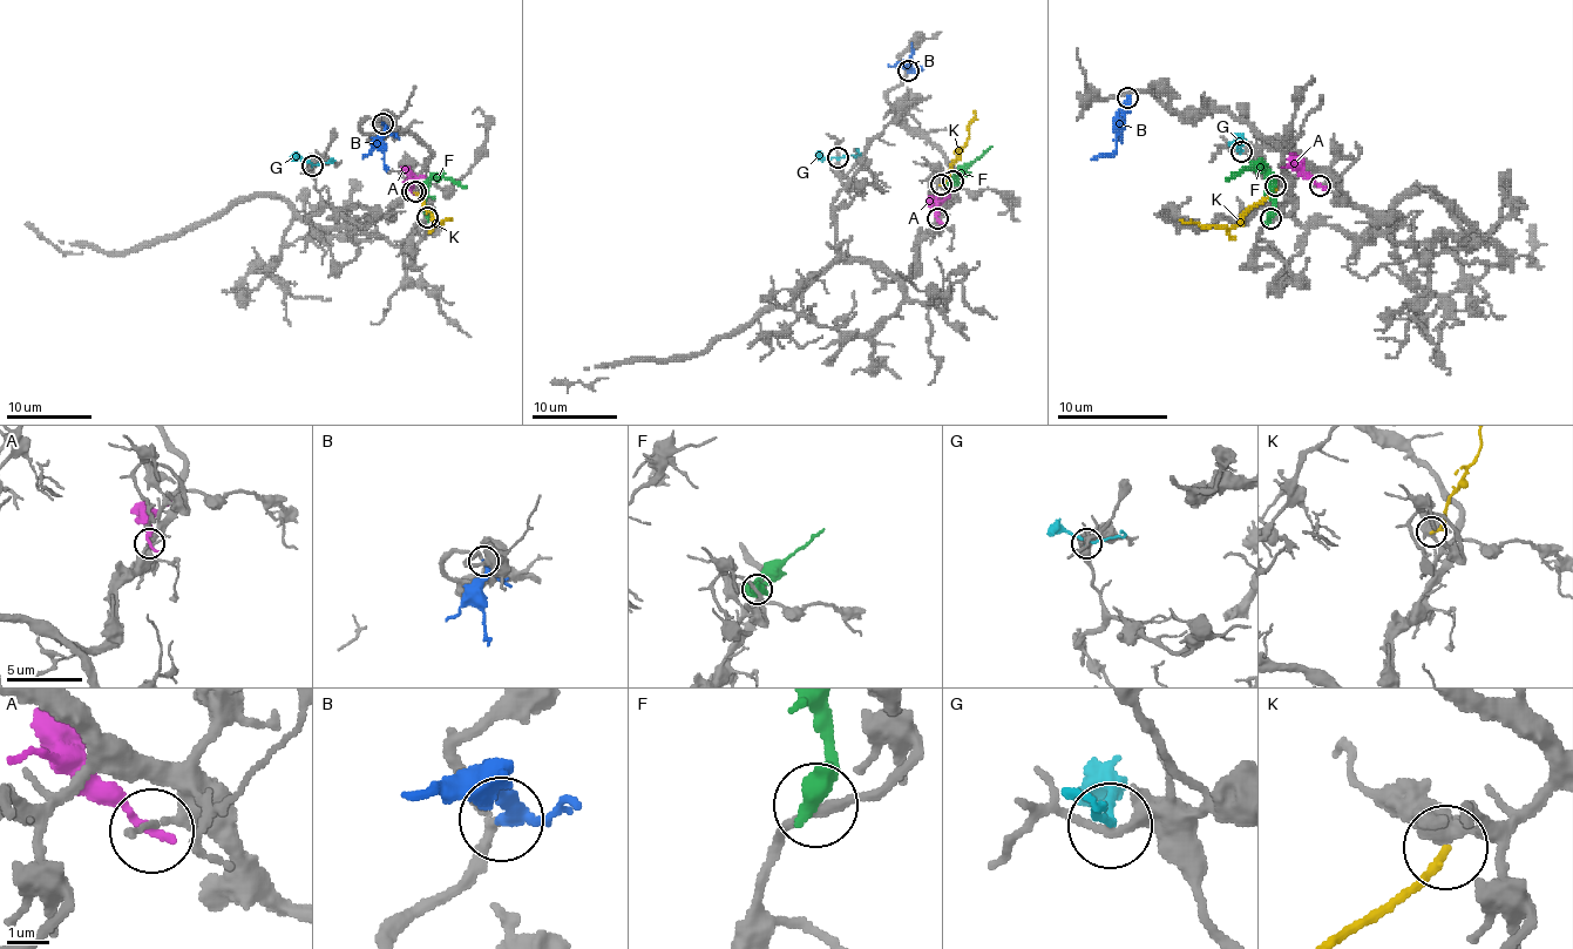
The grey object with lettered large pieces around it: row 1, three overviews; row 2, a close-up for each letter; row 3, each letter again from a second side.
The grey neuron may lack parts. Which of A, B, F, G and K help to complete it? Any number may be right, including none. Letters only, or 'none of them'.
B

